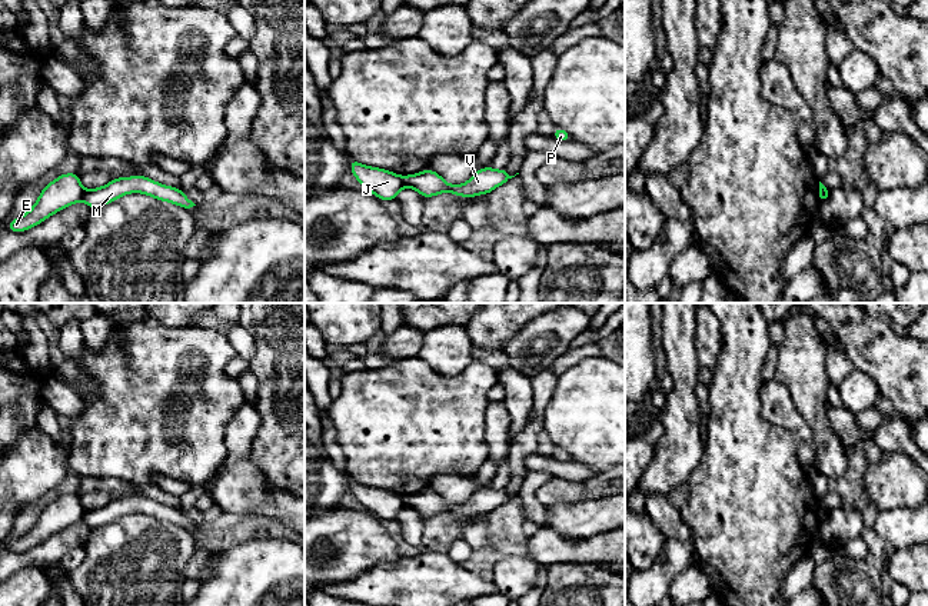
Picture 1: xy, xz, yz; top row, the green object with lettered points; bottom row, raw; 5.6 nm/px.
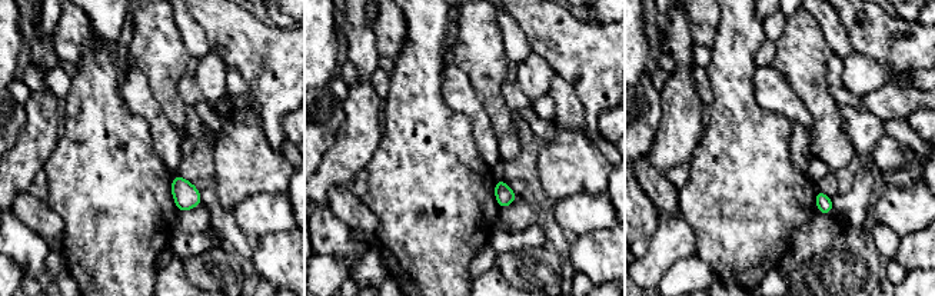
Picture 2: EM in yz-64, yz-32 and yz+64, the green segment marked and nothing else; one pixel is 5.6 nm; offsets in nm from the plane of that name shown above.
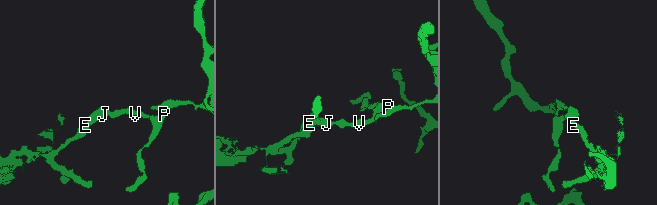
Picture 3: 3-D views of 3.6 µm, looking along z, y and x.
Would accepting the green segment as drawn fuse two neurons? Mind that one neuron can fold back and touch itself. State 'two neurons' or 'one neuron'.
two neurons

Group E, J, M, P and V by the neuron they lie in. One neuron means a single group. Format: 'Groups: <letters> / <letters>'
Groups: E J / M P V

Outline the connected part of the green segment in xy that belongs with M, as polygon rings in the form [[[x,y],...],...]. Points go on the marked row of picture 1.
[[[140,174],[133,177],[119,177],[106,186],[84,190],[82,200],[90,209],[97,209],[129,193],[143,193],[153,199],[169,202],[184,209],[196,206],[179,187],[164,186]]]

